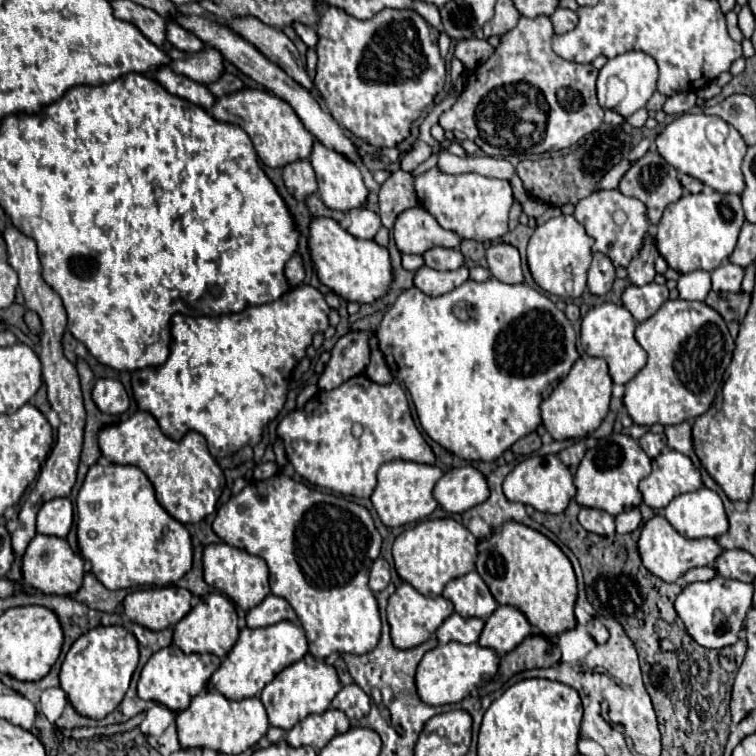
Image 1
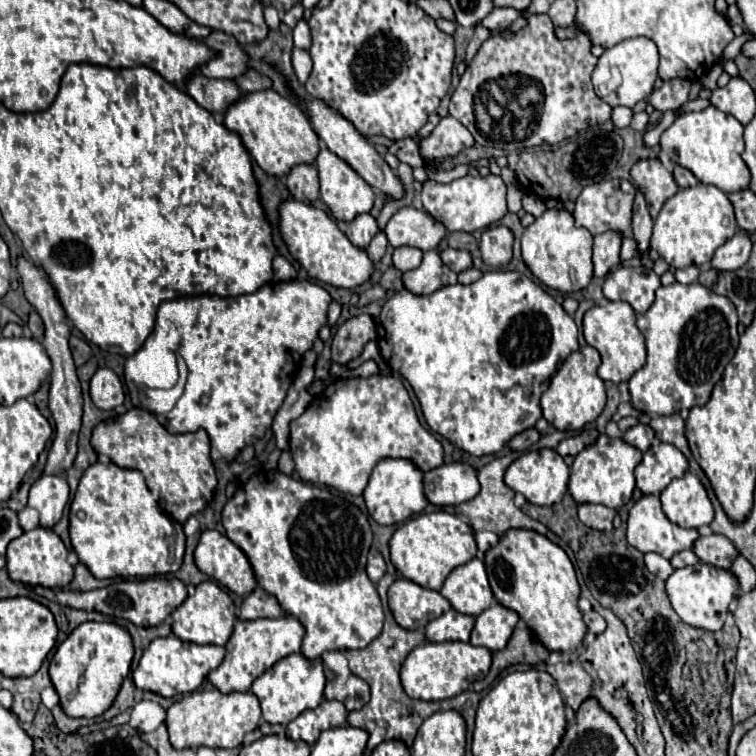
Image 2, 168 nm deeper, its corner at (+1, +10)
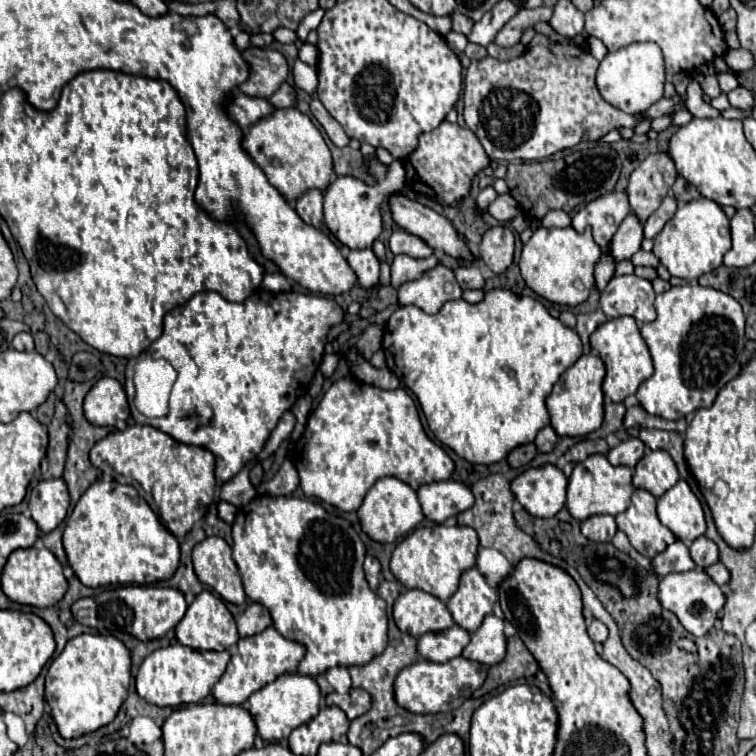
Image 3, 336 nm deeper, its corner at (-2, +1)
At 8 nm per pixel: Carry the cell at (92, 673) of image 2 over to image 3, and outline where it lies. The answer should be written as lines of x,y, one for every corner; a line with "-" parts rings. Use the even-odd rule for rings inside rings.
81,634
71,638
65,650
51,662
45,674
45,700
51,706
51,716
61,736
77,738
81,734
89,734
101,726
107,726
117,716
119,706
127,698
129,682
131,682
131,654
121,640
101,634

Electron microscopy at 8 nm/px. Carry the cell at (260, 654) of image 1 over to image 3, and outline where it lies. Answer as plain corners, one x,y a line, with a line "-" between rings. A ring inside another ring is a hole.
269,626
267,630
255,636
241,638
233,648
225,674
213,686
213,696
221,704
245,704
253,692
261,690
265,684
273,682
277,676
287,672
297,672
297,666
303,656
305,656
305,646
301,642
283,638
273,626

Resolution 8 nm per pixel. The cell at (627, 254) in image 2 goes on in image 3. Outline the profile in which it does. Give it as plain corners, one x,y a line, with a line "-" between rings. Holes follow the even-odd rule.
645,250
635,252
631,256
631,262
633,262
633,266
651,266
651,268
659,266
659,258
653,252
645,252

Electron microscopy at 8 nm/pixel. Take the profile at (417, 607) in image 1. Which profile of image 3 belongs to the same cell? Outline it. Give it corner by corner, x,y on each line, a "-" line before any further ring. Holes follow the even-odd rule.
405,590
395,600
393,618
399,630
419,638
427,632
441,632
451,628
453,616
445,602
423,590

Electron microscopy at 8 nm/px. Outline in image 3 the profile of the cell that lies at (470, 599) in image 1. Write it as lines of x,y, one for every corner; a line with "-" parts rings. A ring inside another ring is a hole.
477,568
463,572
457,592
447,600
447,608
461,628
475,632
483,618
493,612
497,602
497,590
487,584

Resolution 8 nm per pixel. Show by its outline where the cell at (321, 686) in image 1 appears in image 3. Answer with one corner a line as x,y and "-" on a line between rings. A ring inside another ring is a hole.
295,672
295,674
281,674
277,680
257,690
249,698
249,712
255,718
259,736
263,740
273,742
273,740
287,738
291,730
315,718
315,714
319,714
319,704
321,704
321,690
315,678

